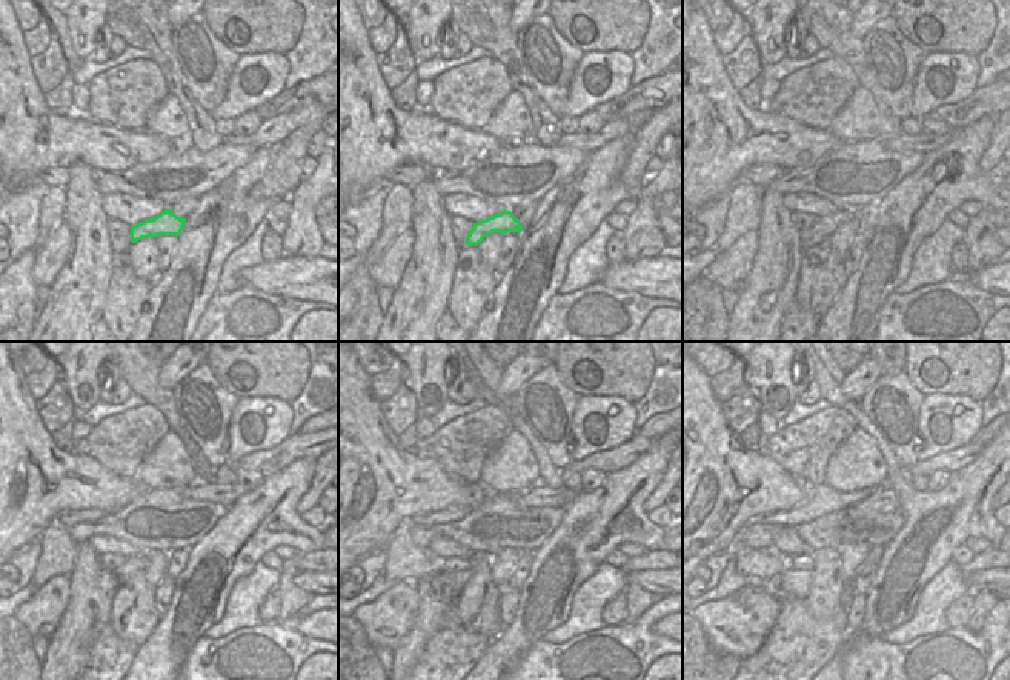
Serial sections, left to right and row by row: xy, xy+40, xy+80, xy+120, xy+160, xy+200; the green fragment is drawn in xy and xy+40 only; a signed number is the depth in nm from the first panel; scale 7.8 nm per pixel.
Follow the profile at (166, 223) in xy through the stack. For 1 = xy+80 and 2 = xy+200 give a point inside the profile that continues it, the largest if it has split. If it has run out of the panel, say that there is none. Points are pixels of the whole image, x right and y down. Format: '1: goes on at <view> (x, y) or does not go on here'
1: goes on at xy+80 (824, 226)
2: goes on at xy+200 (787, 585)

